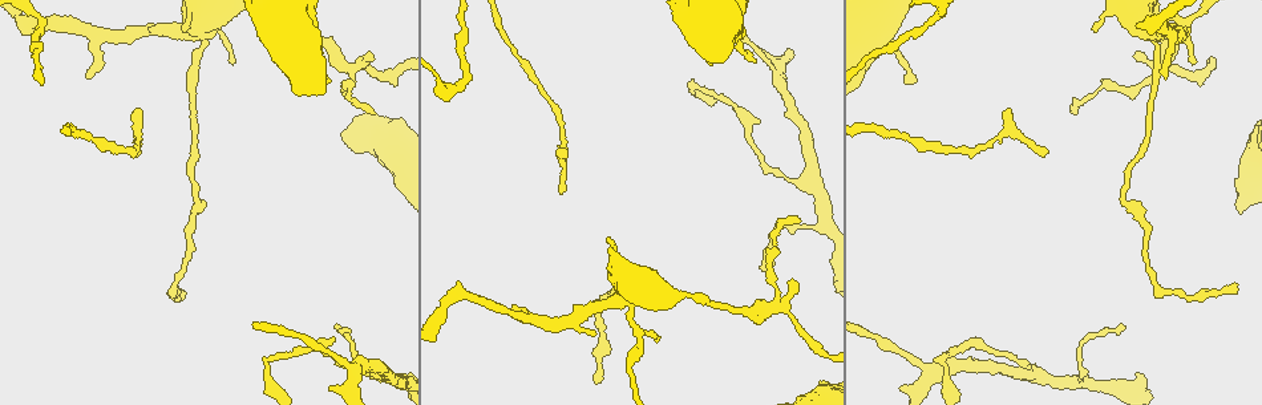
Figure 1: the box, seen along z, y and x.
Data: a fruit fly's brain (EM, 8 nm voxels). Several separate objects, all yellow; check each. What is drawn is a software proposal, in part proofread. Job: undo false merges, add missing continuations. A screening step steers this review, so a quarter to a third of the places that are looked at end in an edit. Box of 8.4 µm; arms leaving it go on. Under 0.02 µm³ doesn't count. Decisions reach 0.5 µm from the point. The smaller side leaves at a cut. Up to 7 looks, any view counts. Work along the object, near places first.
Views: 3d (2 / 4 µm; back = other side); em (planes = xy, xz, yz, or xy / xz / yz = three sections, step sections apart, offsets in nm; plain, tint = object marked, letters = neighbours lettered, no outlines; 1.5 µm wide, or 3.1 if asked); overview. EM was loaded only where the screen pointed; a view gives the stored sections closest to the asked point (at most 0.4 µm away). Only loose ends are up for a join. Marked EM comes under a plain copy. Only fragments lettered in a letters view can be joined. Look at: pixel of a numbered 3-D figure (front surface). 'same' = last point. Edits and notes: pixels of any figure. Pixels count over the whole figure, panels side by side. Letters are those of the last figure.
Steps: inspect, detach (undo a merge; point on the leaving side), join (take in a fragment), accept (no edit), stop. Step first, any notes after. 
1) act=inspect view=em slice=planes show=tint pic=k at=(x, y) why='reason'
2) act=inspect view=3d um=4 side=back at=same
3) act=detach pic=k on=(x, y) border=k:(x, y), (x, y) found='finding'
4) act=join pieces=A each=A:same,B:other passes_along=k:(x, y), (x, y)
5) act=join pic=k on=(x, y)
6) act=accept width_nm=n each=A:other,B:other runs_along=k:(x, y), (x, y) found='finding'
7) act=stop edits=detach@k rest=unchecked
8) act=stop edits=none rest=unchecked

act=inspect view=em slice=xy step=8 show=tint pic=1 at=(755, 61) why='an open end'

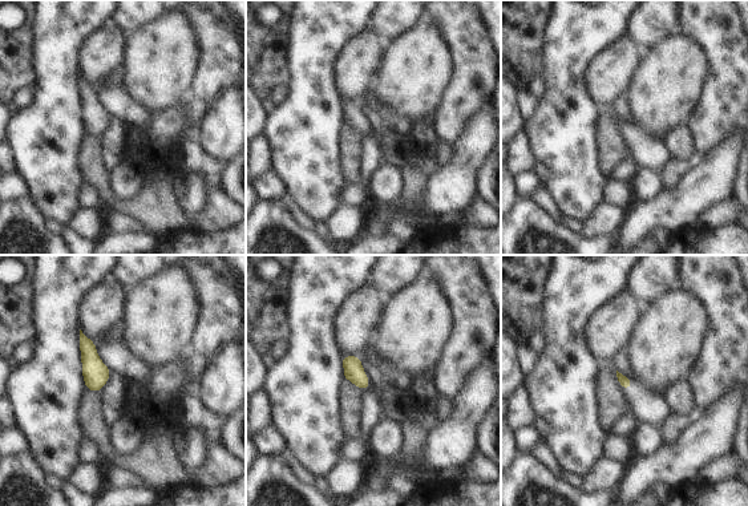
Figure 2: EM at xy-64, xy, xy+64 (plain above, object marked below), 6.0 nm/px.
act=inspect view=em slice=planes show=letters at=same

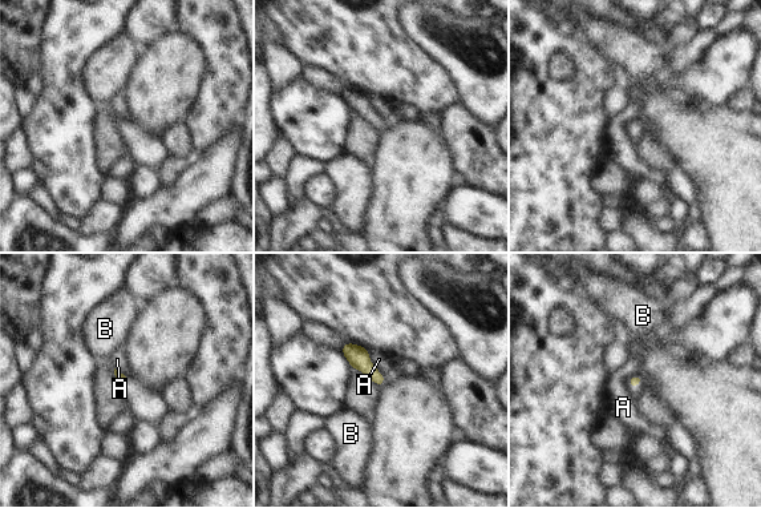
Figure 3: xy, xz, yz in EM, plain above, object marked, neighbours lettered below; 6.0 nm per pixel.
act=accept each=A:other,B:other found='no lettered fragment goes on from it'

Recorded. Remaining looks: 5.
act=inspect view=em slice=planes show=letters pic=1 at=(517, 308) why='thin end'

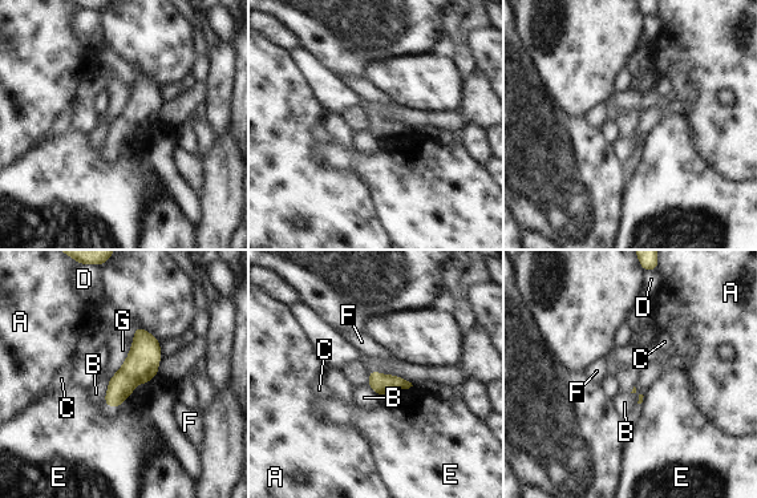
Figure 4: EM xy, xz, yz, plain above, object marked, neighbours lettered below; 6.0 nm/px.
act=accept each=A:other,B:other,C:other,D:other,E:other,F:other,G:other found='none of them fits'

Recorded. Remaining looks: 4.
act=inspect view=3d um=4 pic=1 at=(901, 388) why='branch stops here'

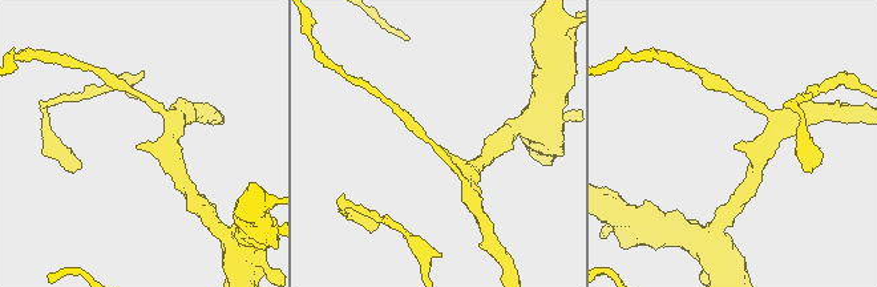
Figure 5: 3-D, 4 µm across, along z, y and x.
act=inspect view=em slice=planes show=letters pic=5 at=(734, 148) why='shape alone is not enough'

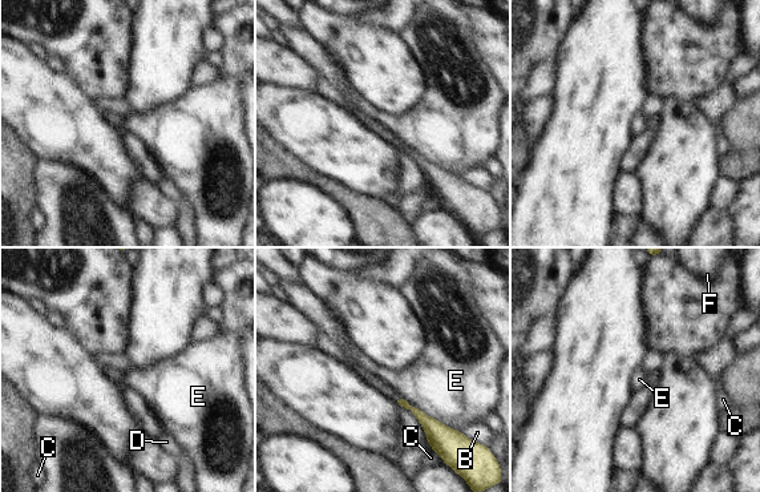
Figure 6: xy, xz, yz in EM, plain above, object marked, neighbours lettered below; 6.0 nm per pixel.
act=accept each=B:other,C:other,D:other,E:other,F:other border=6:(400, 398), (457, 431) found='none of them fits'

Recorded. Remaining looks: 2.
act=stop edits=none rest=unchecked

